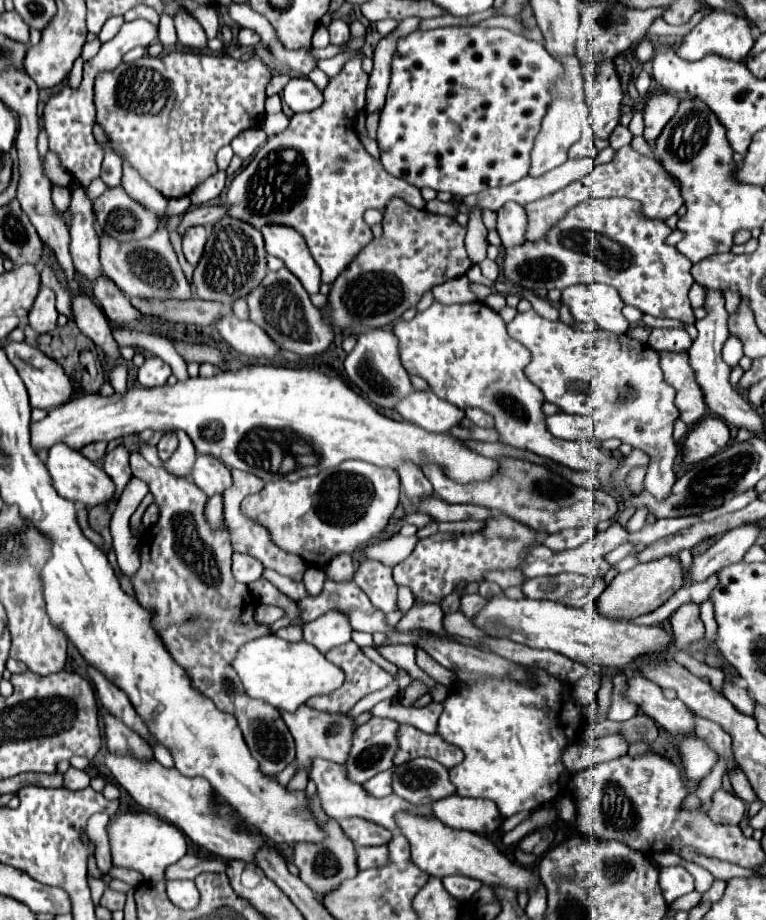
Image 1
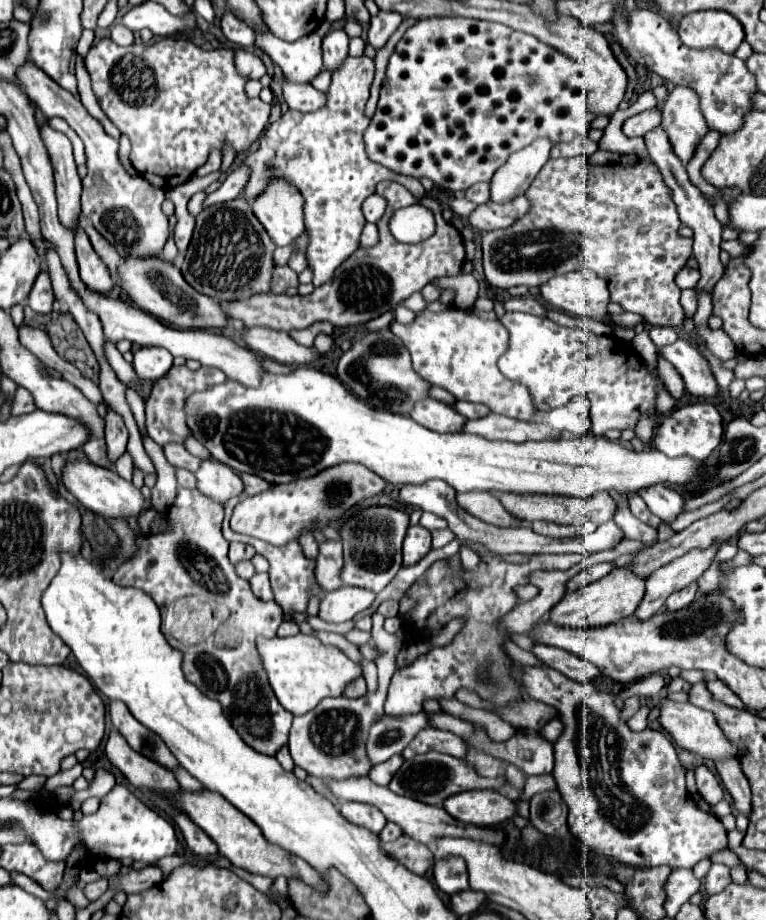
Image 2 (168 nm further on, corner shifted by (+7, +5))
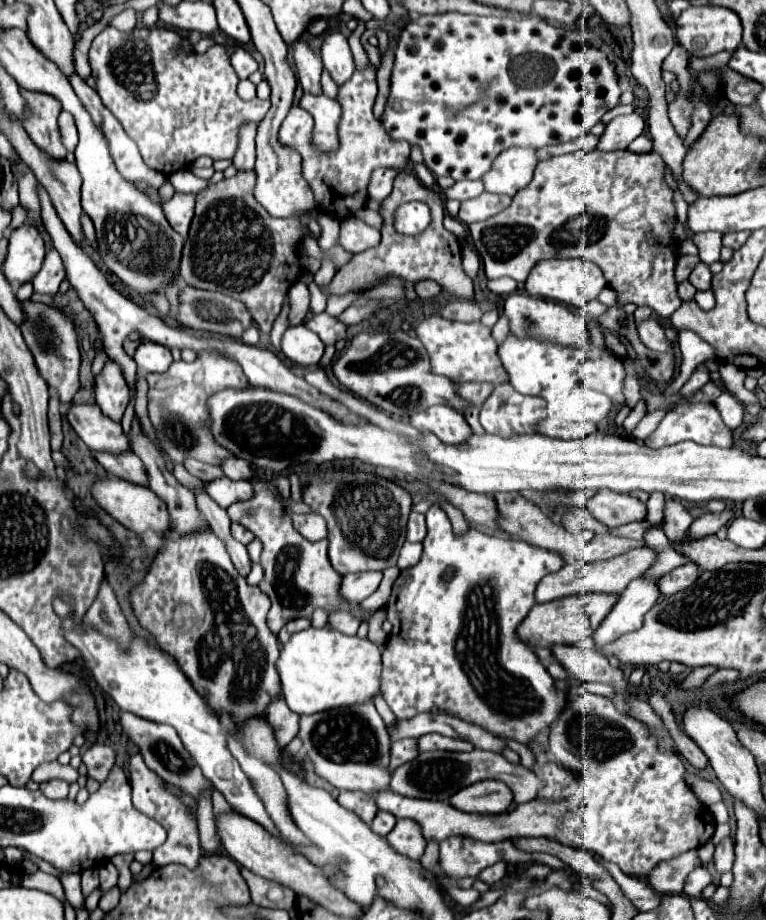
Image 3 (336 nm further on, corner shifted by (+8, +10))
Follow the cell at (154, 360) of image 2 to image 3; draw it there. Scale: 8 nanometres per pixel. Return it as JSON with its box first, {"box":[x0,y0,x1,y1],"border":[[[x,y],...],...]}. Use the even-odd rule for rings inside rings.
{"box":[134,341,172,373],"border":[[[144,341],[138,345],[134,361],[138,363],[138,371],[142,373],[164,373],[172,363],[172,355],[168,347],[160,347],[158,343]]]}

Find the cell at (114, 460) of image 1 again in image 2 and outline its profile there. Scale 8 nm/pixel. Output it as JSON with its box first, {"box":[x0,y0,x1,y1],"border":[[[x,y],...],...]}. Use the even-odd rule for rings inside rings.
{"box":[105,410,127,462],"border":[[[107,410],[105,414],[105,440],[107,440],[109,458],[115,462],[125,452],[125,446],[127,446],[125,424],[115,410]]]}

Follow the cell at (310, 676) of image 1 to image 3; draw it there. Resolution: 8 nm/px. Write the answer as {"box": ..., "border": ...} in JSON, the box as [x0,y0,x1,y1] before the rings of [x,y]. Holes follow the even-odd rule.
{"box":[276,629,380,715],"border":[[[304,629],[282,645],[276,669],[282,681],[284,701],[298,715],[312,715],[328,707],[366,703],[380,691],[380,649],[360,637],[344,635],[336,629]]]}

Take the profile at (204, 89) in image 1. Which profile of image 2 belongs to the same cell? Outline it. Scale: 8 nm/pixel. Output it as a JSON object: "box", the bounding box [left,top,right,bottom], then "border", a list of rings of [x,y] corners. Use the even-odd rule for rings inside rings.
{"box":[85,38,271,190],"border":[[[103,38],[87,52],[85,66],[101,110],[133,144],[131,164],[163,190],[187,182],[213,148],[231,144],[235,154],[247,152],[269,120],[271,106],[245,96],[247,80],[237,74],[229,48],[207,52],[183,38],[117,46]]]}

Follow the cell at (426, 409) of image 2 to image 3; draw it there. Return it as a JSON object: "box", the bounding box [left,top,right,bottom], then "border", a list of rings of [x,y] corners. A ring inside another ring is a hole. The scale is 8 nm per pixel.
{"box":[410,405,472,443],"border":[[[434,405],[410,417],[410,423],[420,431],[432,431],[444,443],[464,443],[472,433],[464,415],[446,405]]]}

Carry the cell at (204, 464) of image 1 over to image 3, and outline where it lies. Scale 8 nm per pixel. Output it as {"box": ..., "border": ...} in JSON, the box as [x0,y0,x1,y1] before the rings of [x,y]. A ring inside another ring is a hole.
{"box":[206,475,252,507],"border":[[[226,475],[218,477],[210,483],[206,483],[208,495],[220,505],[220,507],[230,507],[236,501],[246,501],[252,497],[252,483],[250,481],[232,481]]]}

